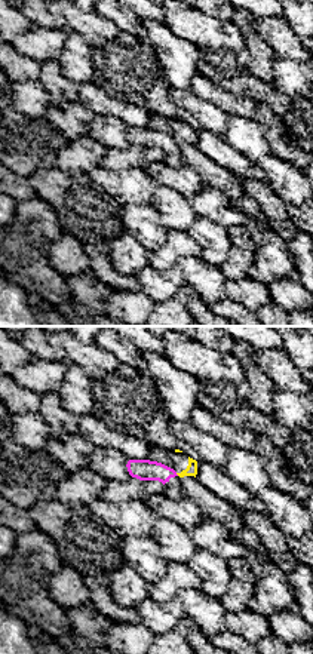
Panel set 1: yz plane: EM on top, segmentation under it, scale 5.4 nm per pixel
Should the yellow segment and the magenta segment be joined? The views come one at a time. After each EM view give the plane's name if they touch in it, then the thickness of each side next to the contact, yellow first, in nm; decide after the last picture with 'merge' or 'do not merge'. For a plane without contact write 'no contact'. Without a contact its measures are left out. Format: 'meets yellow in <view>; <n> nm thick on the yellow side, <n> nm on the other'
no contact

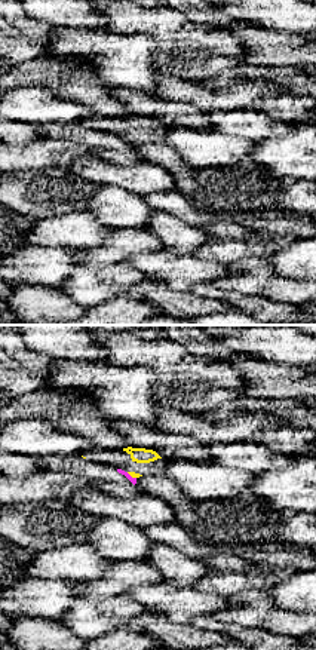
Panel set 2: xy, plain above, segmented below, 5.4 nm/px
meets yellow in xy; 30 nm thick on the yellow side, 30 nm on the other

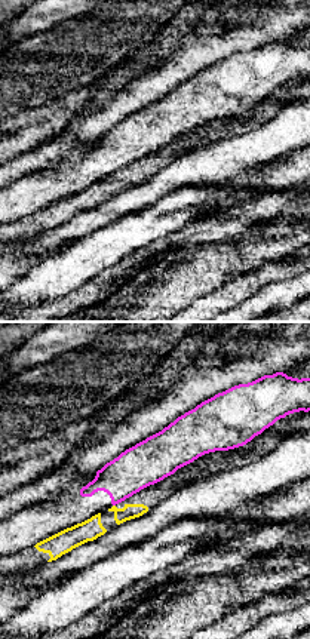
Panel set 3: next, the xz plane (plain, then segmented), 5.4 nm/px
no contact

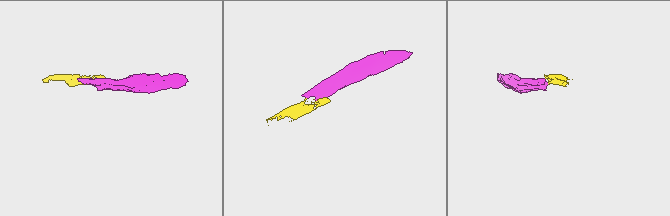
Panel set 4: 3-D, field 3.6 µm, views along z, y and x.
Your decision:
do not merge

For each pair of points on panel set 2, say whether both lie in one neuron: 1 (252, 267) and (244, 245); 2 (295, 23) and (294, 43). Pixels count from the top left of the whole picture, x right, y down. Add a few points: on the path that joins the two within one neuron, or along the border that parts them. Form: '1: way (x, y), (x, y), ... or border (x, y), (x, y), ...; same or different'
1: border (266, 255), (251, 255), (226, 264); different
2: border (261, 27), (300, 34); different

